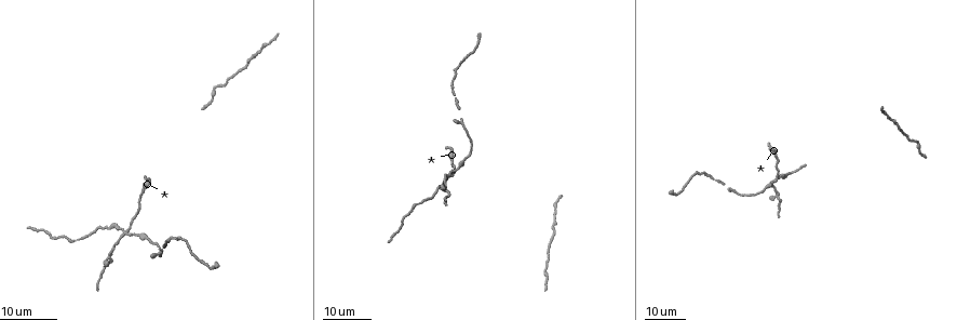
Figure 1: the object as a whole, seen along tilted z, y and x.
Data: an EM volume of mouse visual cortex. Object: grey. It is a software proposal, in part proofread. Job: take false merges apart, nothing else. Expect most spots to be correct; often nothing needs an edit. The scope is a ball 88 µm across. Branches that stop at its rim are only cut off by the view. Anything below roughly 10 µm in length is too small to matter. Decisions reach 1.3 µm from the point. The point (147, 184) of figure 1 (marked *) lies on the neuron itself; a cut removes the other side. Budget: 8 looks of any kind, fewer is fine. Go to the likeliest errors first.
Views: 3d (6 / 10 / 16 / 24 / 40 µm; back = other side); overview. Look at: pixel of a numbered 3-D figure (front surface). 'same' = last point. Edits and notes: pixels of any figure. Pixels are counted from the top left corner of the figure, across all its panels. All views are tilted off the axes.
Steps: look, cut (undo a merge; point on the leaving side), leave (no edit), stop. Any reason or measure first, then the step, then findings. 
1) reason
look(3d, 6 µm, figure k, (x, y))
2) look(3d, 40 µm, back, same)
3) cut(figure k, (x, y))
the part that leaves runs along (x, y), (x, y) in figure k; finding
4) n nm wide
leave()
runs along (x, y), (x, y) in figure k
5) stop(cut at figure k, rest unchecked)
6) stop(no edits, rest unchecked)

looks like a crossing
look(3d, 24 µm, figure 1, (123, 230))

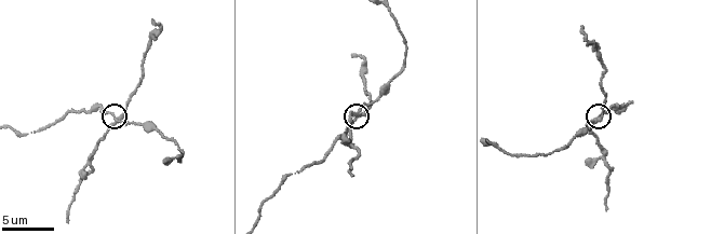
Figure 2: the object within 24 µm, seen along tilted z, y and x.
look(3d, 6 µm, figure 2, (116, 118))

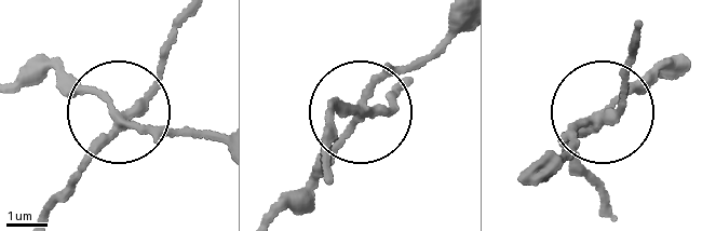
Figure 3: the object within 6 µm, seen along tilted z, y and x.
4 arms
leave()
runs along (406, 80), (292, 198) in figure 3; continuous, no second neuron

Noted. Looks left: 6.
narrows sharply
look(3d, 24 µm, figure 1, (718, 181))

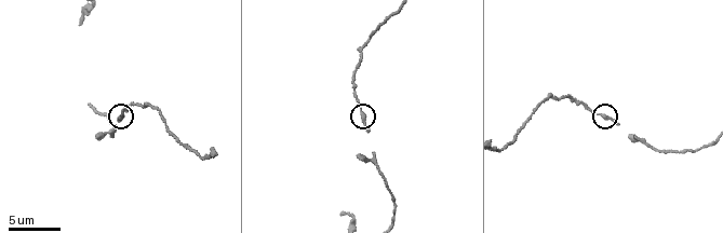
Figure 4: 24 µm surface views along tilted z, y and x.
look(3d, 10 µm, figure 4, (597, 113))

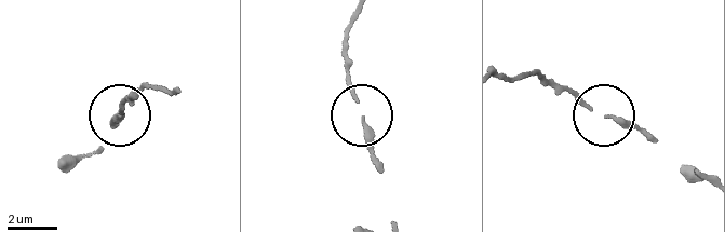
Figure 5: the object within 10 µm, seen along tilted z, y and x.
leave()
one neuron here

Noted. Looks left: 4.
thick turns thin
look(3d, 6 µm, figure 4, (376, 154))

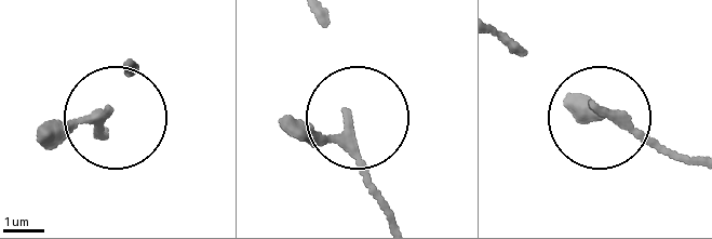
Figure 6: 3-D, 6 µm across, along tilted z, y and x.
leave()
all the same neuron

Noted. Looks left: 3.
calibre changes
look(3d, 10 µm, figure 4, (84, 18))

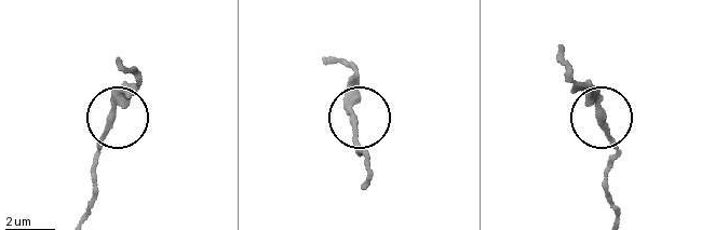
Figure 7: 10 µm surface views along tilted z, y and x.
230 nm wide
leave()
runs along (592, 93), (603, 131), (619, 154) in figure 7; one neuron here

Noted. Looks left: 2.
stop(no edits, rest unchecked)

